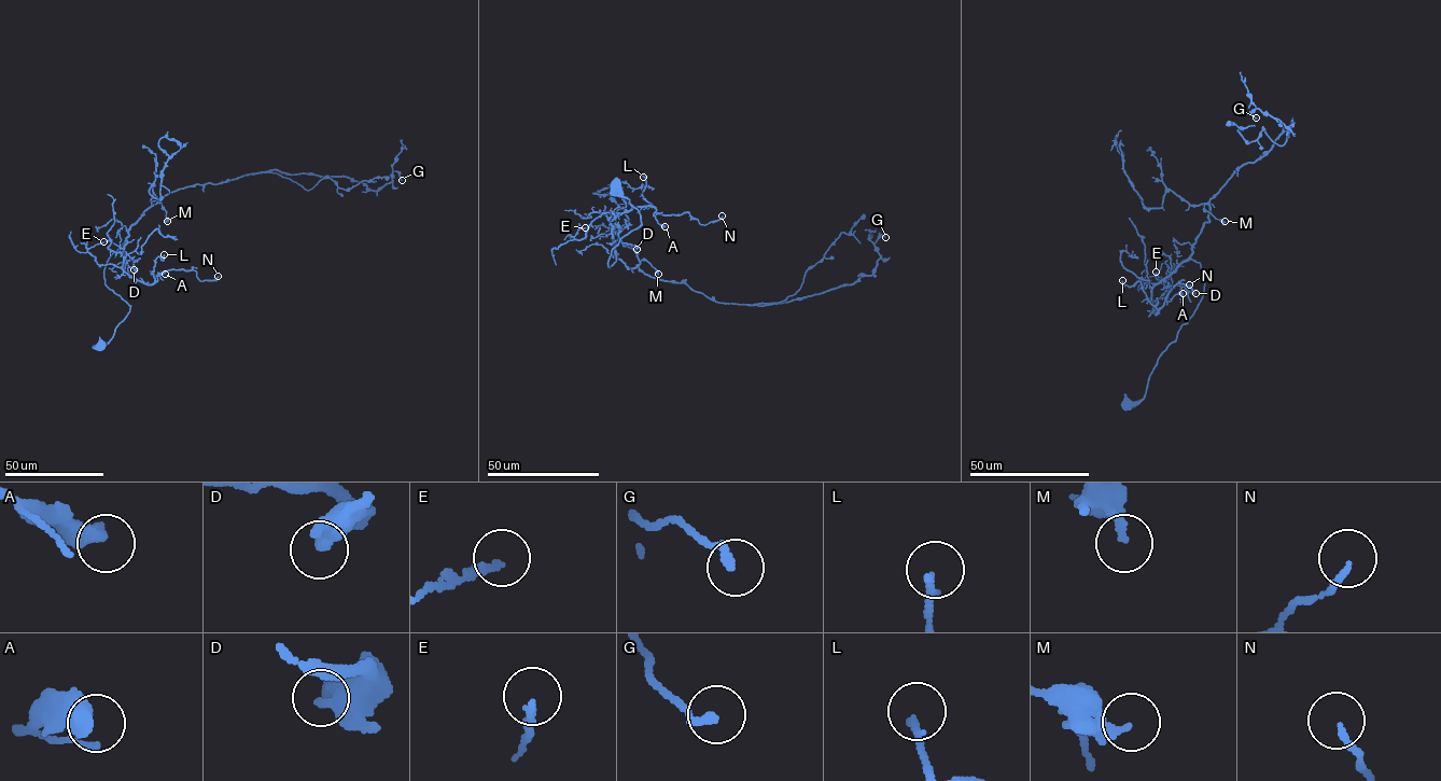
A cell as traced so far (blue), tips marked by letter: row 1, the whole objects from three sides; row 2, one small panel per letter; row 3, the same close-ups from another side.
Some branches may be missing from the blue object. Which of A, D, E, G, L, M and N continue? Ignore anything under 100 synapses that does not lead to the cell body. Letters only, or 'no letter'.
no letter

